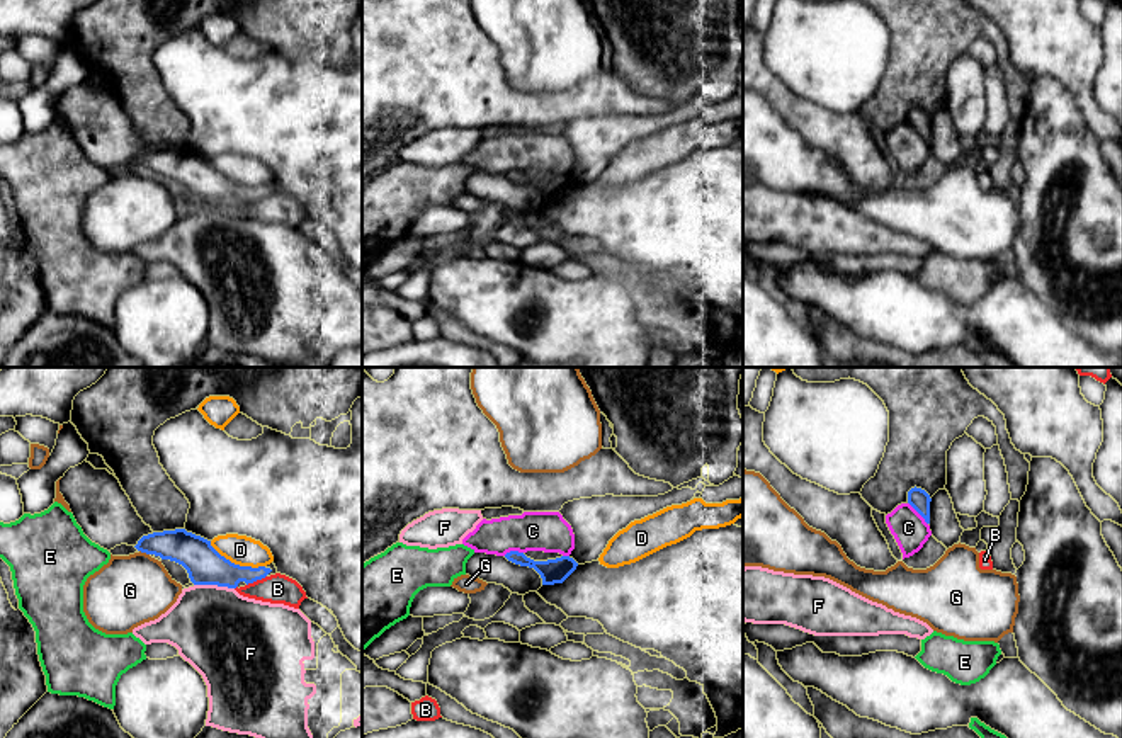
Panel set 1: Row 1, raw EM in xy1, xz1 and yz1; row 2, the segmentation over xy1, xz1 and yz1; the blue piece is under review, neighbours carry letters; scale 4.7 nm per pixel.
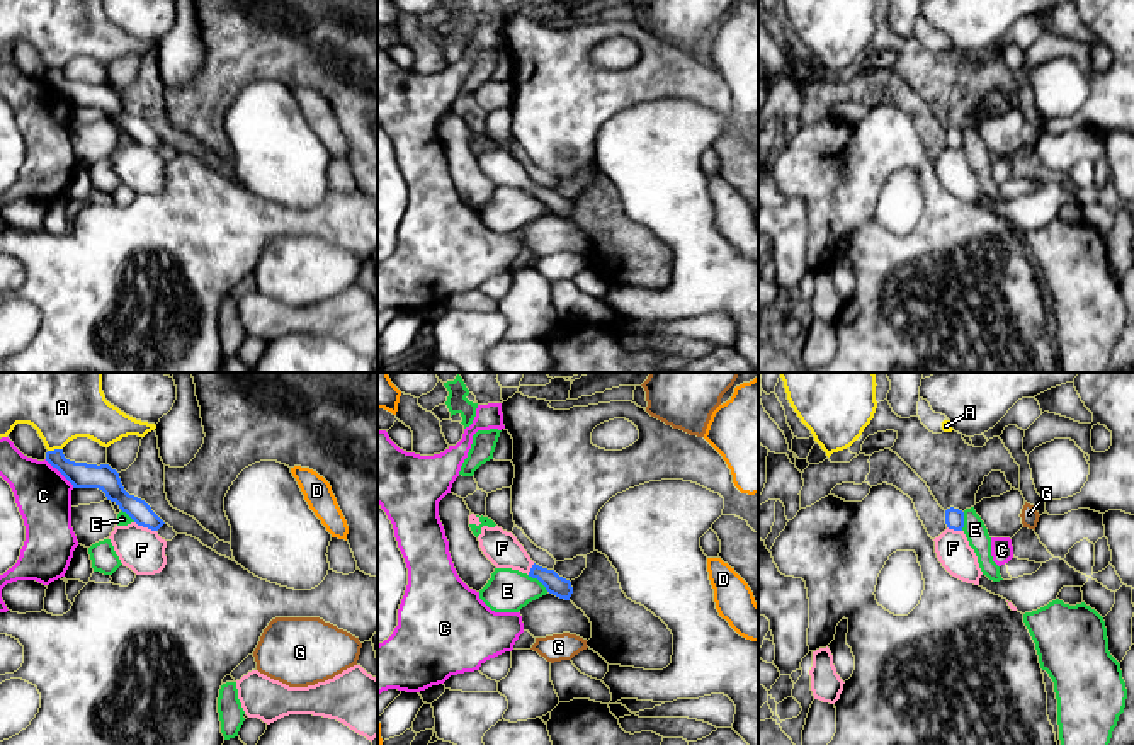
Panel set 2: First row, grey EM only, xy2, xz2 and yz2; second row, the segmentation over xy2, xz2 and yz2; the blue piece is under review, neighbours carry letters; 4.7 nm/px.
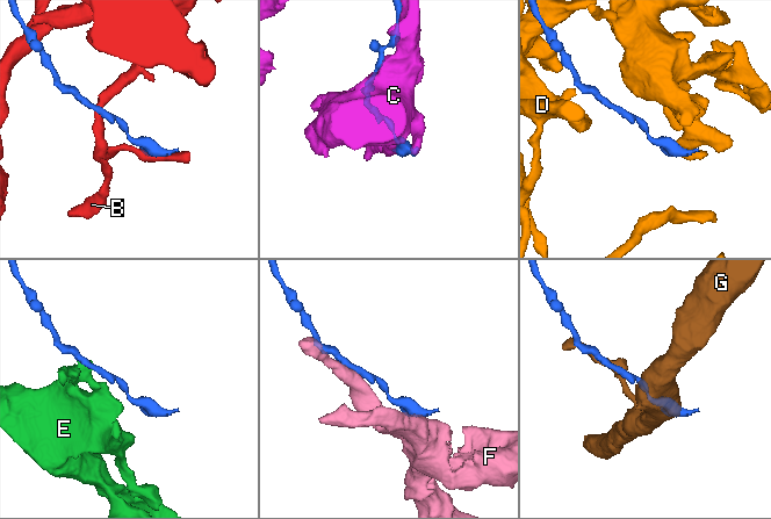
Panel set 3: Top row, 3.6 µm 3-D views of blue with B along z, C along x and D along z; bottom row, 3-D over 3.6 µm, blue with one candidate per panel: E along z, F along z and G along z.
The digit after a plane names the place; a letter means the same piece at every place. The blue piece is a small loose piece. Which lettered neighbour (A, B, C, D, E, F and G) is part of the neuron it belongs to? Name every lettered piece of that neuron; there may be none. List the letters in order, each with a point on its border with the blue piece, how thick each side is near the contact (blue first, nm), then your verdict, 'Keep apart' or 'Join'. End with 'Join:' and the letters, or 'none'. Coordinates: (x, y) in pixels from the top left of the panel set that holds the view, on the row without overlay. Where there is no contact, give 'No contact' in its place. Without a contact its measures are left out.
A: Touches blue at xy2 (55, 68). Thickness 120 nm (blue) against 280 nm. Keep apart
B: Touches blue at xy1 (255, 199). Thickness 180 nm (blue) against 140 nm. Keep apart
C: Touches blue at xy2 (60, 90). Thickness 120 nm (blue) against 260 nm. Keep apart
D: Touches blue at xy1 (237, 184). Thickness 180 nm (blue) against 140 nm. Keep apart
E: Touches blue at xz2 (538, 198). Thickness 90 nm (blue) against 200 nm. Keep apart
F: Touches blue at xy1 (215, 203). Thickness 180 nm (blue) against 420 nm. Keep apart
G: Touches blue at xy1 (145, 170). Thickness 170 nm (blue) against 340 nm. Keep apart
Join: none

